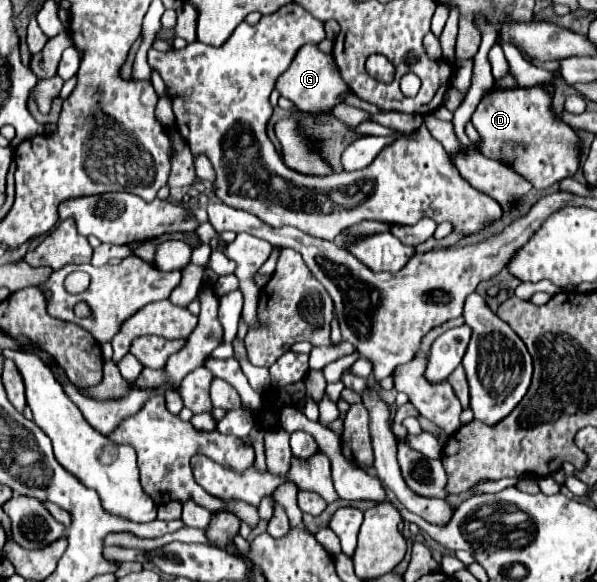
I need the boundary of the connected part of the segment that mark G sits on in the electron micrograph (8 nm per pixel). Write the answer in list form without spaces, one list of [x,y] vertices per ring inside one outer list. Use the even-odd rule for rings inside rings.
[[[304,46],[298,50],[290,68],[278,78],[278,90],[282,92],[282,96],[292,100],[296,112],[312,116],[330,116],[334,106],[344,102],[344,94],[352,92],[344,82],[332,54],[326,54],[316,46]]]

